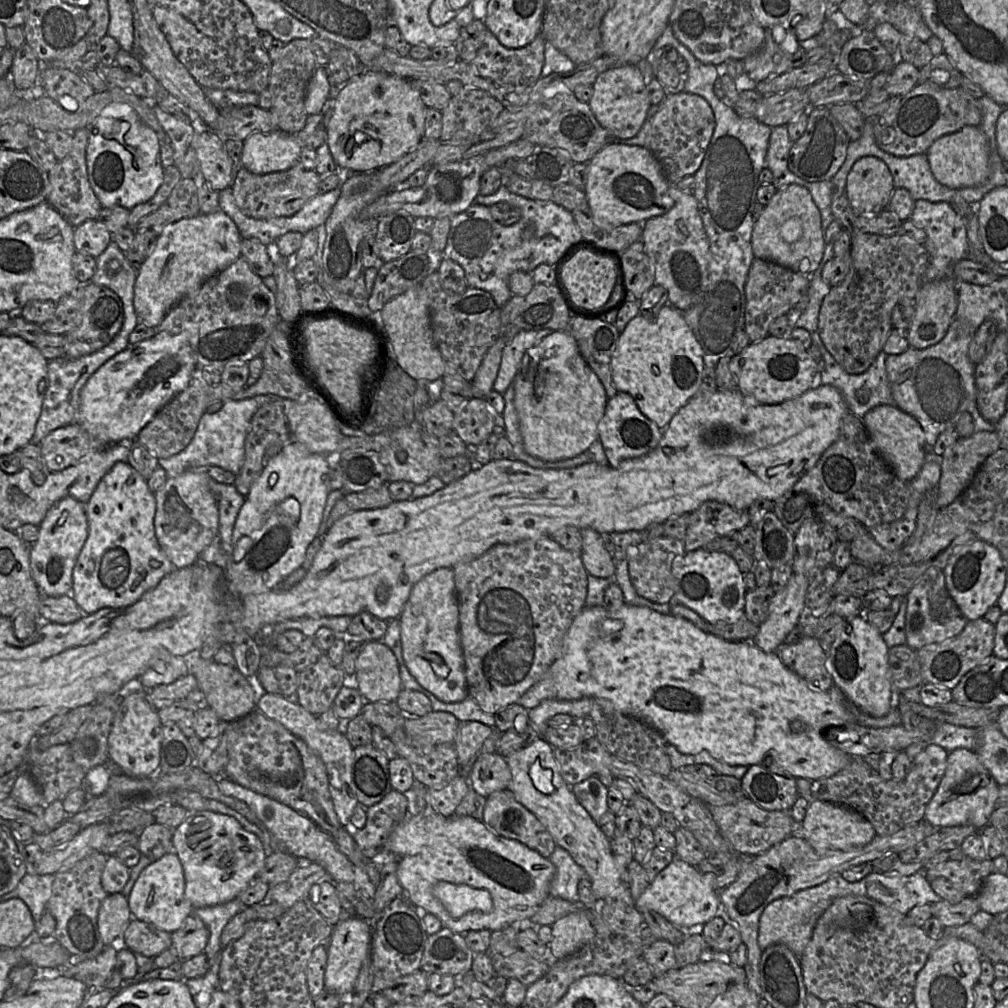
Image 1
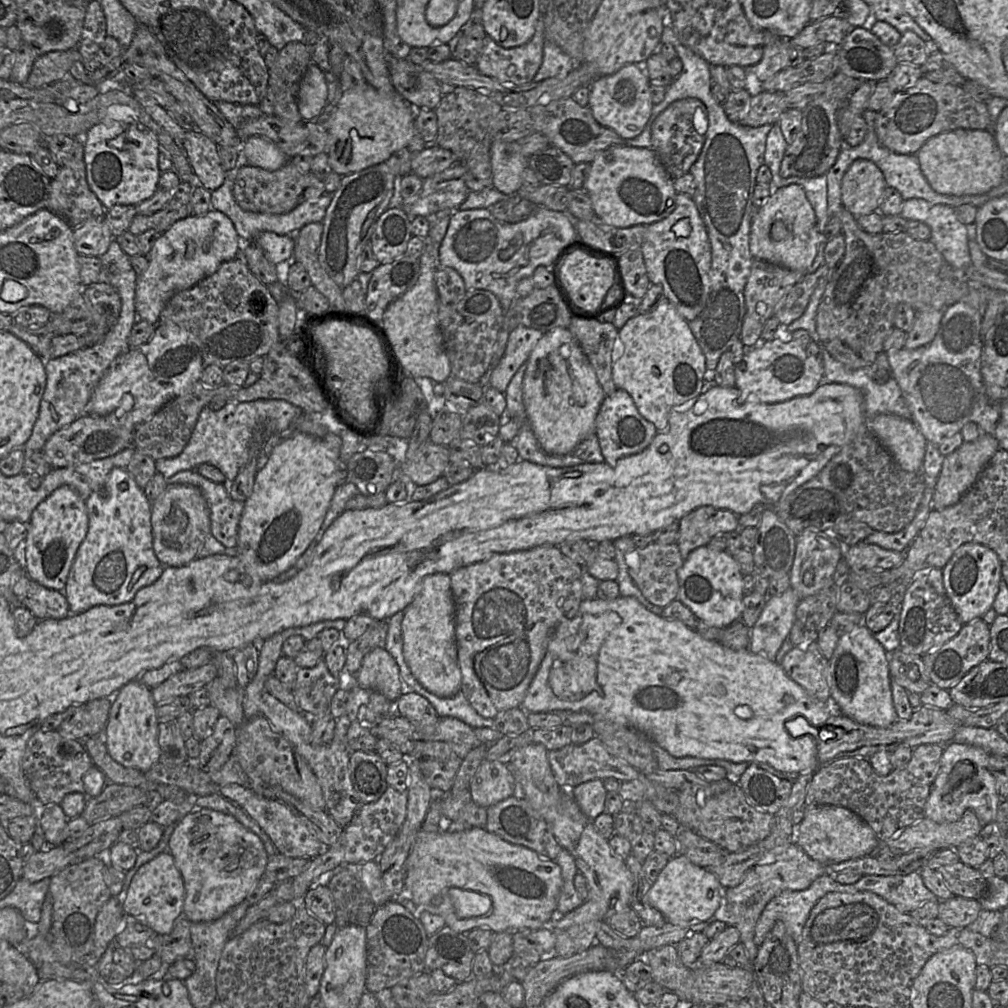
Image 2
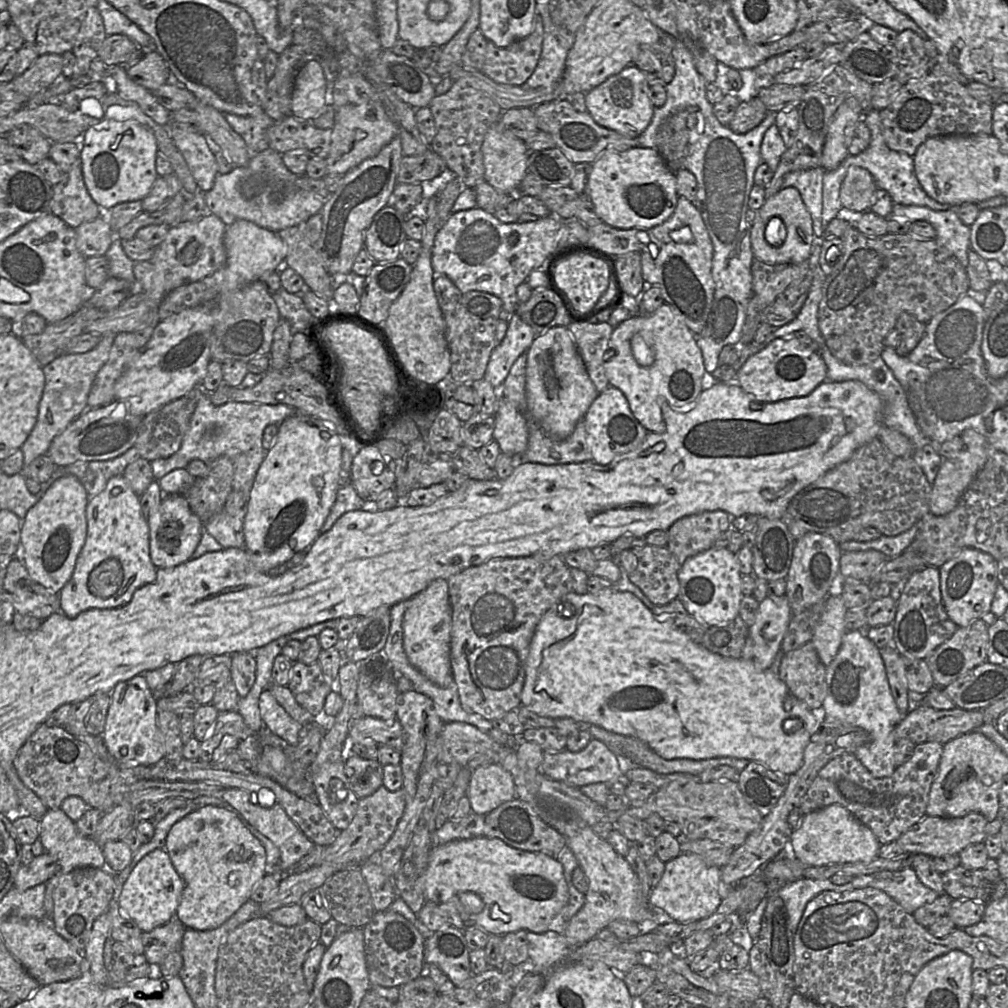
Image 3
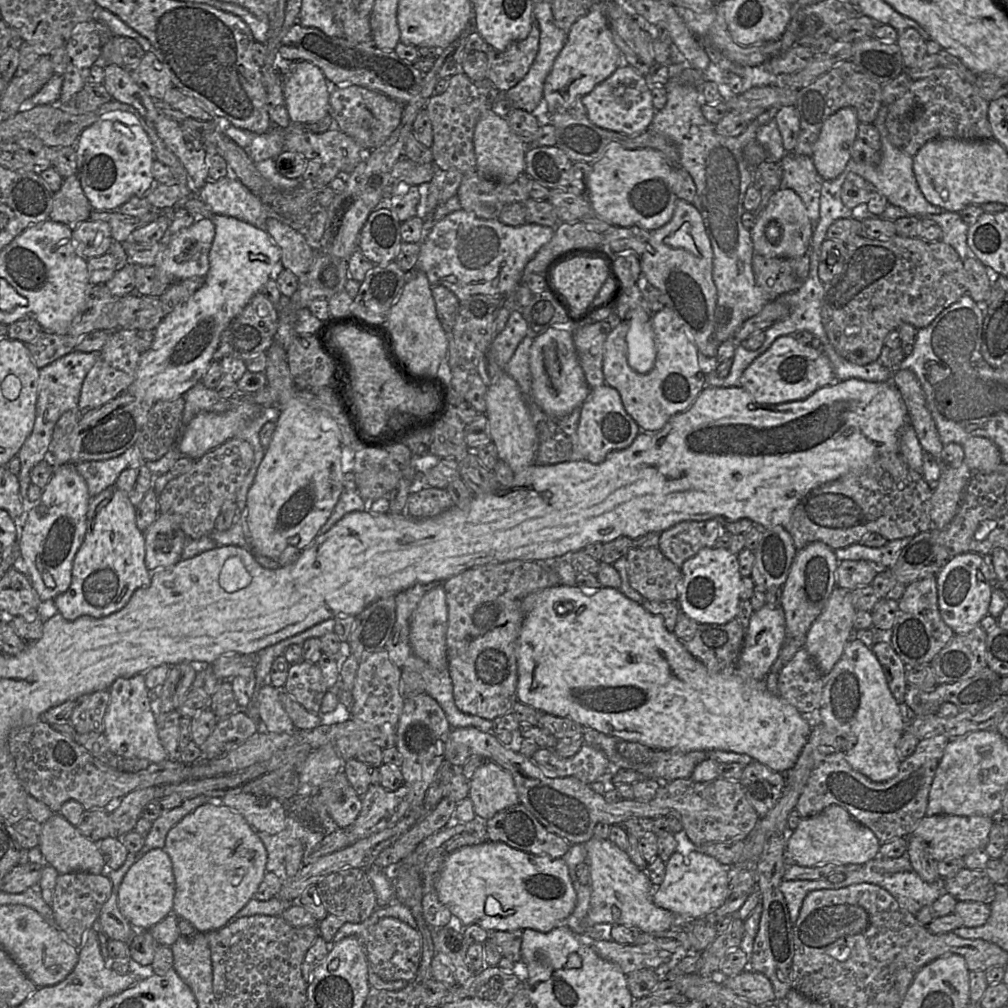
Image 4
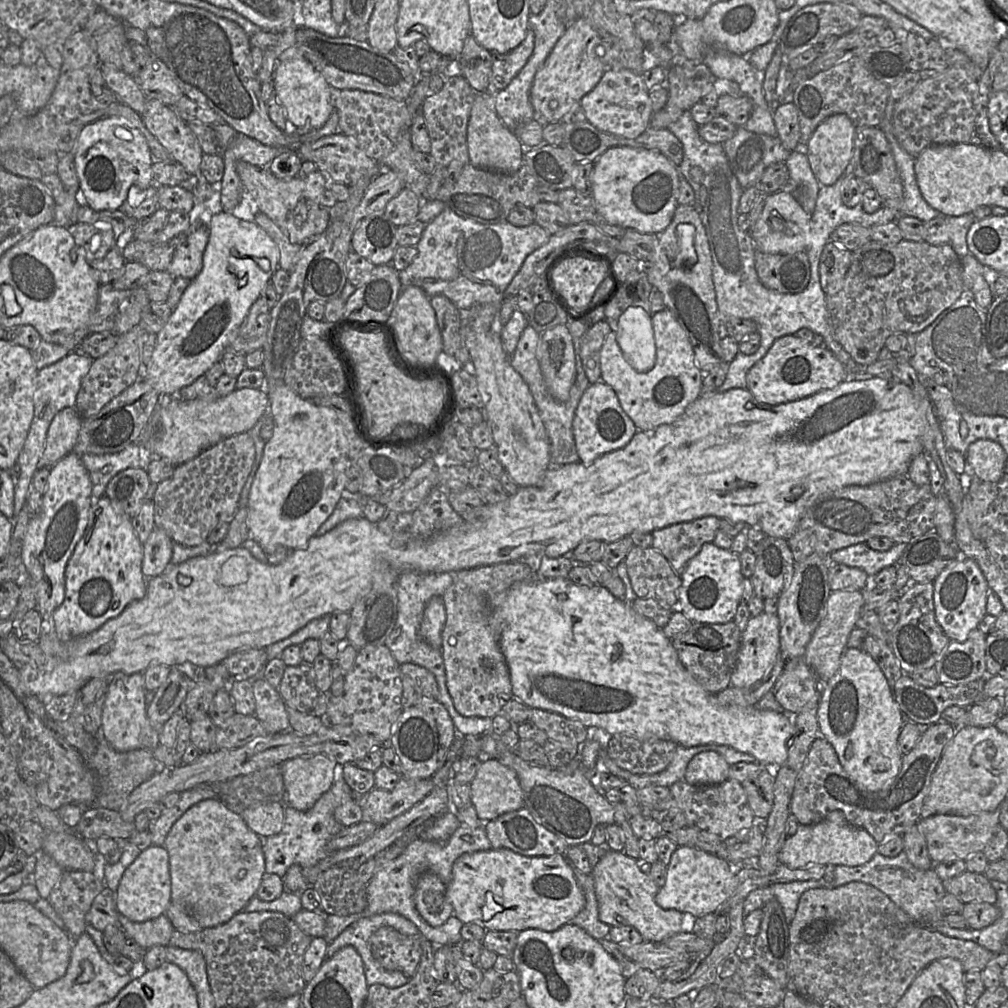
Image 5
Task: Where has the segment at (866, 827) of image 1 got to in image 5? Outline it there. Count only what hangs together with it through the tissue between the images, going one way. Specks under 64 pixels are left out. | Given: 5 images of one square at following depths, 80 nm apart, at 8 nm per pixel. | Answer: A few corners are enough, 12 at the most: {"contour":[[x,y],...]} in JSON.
{"contour":[[840,810],[799,824],[778,855],[790,868],[860,866],[878,851]]}

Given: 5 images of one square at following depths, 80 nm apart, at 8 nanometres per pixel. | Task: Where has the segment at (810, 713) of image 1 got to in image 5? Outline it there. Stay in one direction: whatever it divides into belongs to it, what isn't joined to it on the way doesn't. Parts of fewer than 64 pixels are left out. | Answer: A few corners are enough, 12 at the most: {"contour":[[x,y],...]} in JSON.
{"contour":[[567,578],[494,599],[513,698],[776,769],[785,713],[721,704],[662,629]]}

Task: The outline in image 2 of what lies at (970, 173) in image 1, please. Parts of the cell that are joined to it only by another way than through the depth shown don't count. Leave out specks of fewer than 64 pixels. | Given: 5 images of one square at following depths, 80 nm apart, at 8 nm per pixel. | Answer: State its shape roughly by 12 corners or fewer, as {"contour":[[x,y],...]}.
{"contour":[[987,130],[929,138],[916,156],[944,195],[980,195],[1005,178]]}

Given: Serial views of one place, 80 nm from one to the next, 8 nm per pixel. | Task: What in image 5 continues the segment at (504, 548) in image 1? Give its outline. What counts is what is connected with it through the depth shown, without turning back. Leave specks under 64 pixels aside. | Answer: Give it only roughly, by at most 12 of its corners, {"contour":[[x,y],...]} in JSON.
{"contour":[[519,561],[456,571],[441,653],[455,709],[513,698],[494,599],[539,579]]}

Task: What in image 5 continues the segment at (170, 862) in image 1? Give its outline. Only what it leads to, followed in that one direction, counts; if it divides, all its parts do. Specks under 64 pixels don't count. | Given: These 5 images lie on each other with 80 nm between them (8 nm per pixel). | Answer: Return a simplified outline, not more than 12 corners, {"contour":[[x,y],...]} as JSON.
{"contour":[[151,845],[124,871],[117,912],[135,923],[171,904],[168,852]]}

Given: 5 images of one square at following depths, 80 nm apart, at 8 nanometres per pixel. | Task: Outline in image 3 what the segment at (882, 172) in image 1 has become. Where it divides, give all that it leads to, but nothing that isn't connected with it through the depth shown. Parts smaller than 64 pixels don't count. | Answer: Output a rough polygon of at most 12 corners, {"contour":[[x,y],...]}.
{"contour":[[851,166],[840,187],[842,206],[869,211],[877,189],[868,170]]}

